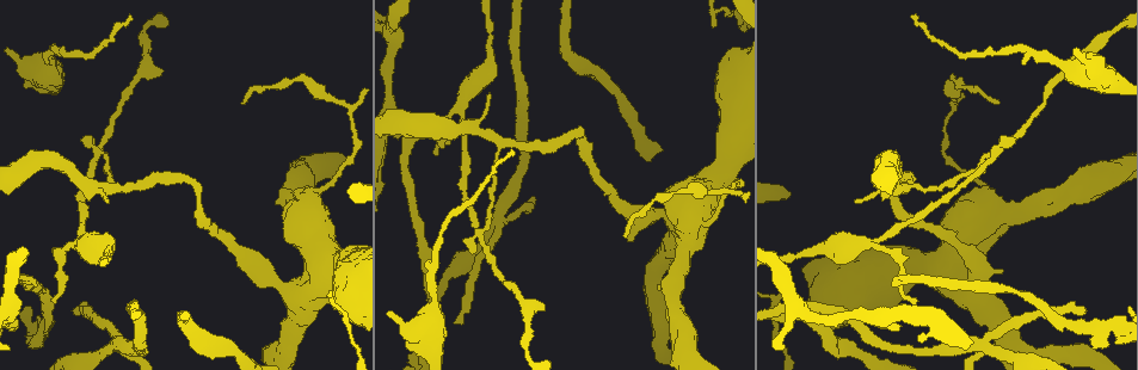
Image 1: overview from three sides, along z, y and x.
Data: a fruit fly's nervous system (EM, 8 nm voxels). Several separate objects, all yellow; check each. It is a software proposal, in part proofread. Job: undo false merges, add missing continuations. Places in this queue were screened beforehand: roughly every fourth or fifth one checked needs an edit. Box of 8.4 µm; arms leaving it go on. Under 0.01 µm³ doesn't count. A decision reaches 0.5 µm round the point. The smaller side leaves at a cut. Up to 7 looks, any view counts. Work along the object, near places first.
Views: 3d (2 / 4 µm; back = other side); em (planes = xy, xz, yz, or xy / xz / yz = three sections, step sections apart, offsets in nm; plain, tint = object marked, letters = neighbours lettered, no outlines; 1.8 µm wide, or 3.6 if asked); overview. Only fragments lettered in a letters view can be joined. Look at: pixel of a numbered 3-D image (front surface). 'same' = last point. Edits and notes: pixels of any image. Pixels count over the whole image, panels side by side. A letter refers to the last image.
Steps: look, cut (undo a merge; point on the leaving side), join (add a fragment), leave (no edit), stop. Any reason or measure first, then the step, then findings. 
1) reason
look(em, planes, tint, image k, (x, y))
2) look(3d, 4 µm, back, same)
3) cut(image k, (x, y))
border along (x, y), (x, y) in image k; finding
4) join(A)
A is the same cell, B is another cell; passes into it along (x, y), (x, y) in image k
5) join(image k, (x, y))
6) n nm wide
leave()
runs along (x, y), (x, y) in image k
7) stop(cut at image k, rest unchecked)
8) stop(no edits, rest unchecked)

branch point
look(em, planes, letters, image 1, (479, 230))

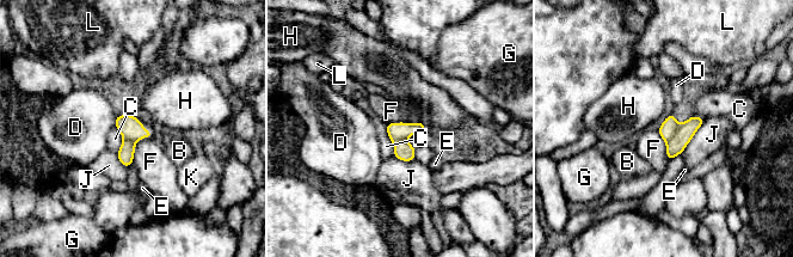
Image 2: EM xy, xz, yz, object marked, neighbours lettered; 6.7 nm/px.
140 nm wide
cut(image 2, (686, 132))
B, C, D, E, F, G, H, J, K and L are other cells; border along (680, 126), (667, 142) in image 2; a second cell is stuck on

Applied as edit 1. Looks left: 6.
end of a long branch
look(em, planes, letters, image 1, (464, 323))

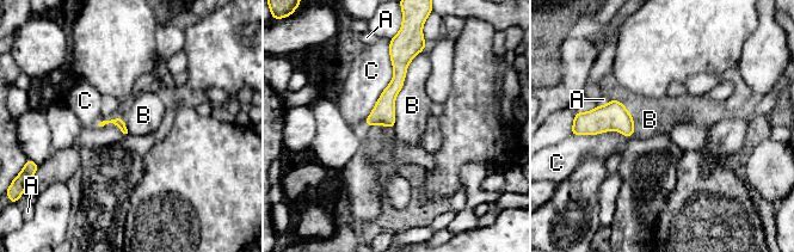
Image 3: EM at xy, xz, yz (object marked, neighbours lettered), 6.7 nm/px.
B touches over 600 nm
leave()
A, B and C are other cells; runs along (410, 55), (368, 122) in image 3; no lettered fragment goes on from it

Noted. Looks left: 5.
looks like a crossing
look(em, xz, step 16, letters, image 1, (496, 221))

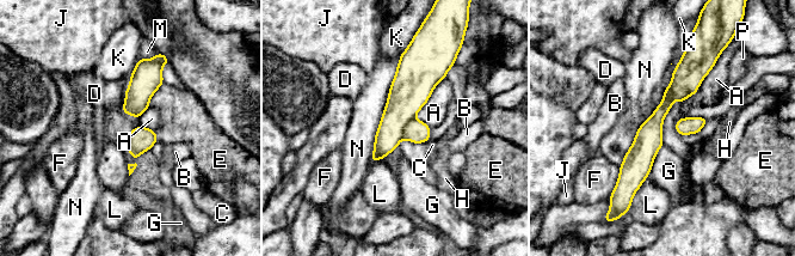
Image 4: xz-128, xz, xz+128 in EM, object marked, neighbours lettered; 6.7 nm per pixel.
cut(image 4, (410, 92))
A, B, C, D, E, F, G, H, J, K, L, M, N and P are other cells; border along (413, 117), (405, 127), (402, 138) in image 4; a second cell is stuck on

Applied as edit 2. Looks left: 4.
stop(cut at image 2, cut at image 4, rest unchecked)

